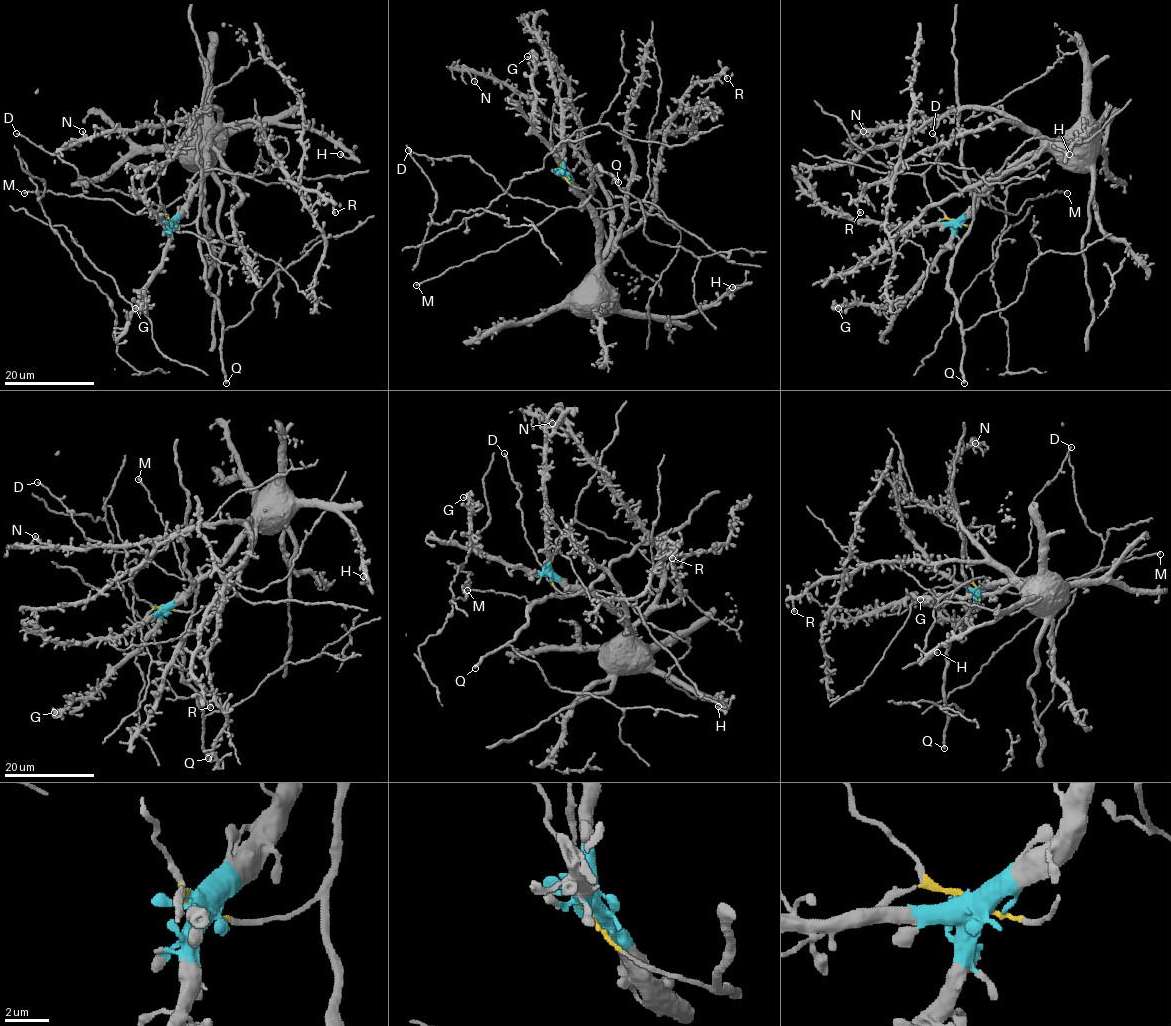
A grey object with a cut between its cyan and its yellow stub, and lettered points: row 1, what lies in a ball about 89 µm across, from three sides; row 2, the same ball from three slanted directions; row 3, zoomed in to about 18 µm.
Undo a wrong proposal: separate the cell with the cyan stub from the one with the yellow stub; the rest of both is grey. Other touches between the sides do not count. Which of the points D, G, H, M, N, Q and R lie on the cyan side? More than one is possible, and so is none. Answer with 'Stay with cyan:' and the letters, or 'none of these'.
Stay with cyan: G, H, N, R

